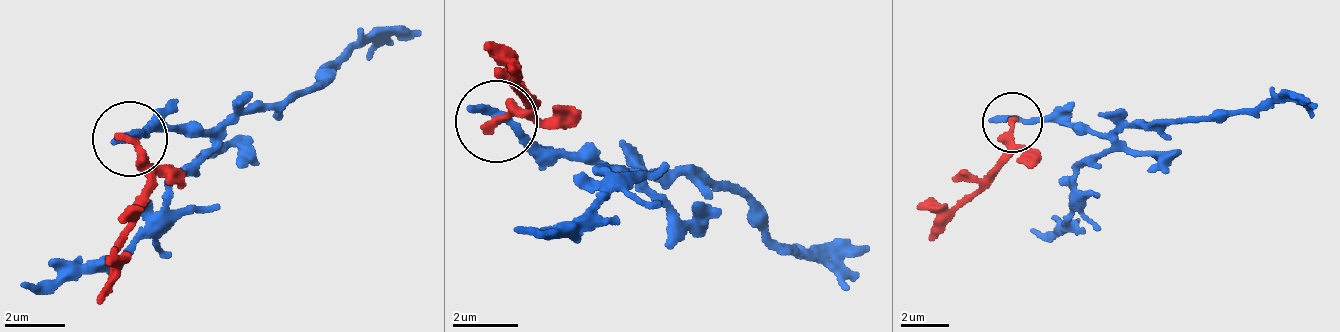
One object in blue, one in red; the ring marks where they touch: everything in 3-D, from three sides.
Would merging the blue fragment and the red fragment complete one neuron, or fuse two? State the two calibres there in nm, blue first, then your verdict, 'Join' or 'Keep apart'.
Thickness 340 nm (blue) against 320 nm. Keep apart

